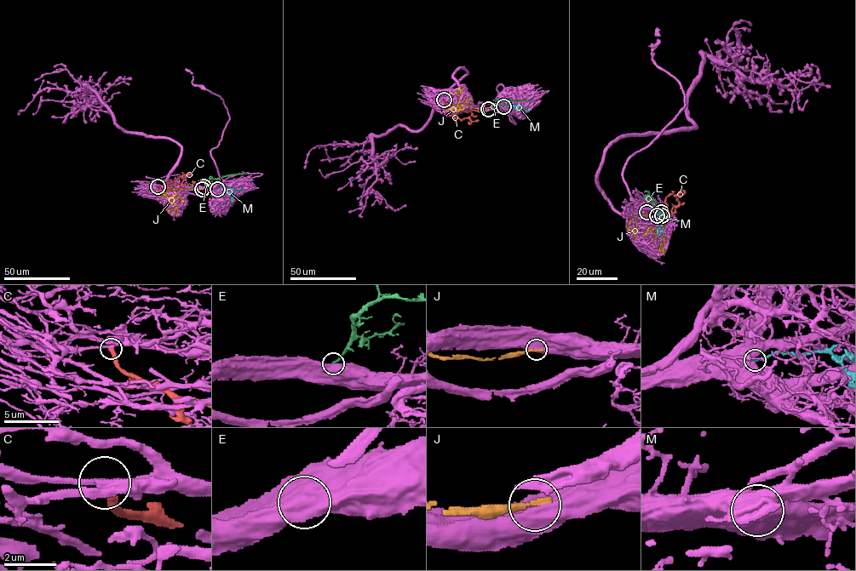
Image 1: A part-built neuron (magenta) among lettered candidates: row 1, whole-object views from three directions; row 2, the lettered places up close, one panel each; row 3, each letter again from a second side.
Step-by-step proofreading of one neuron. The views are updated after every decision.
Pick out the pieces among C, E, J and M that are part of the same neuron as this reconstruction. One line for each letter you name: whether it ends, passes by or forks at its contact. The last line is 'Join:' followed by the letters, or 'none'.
E: it ends
Join: E

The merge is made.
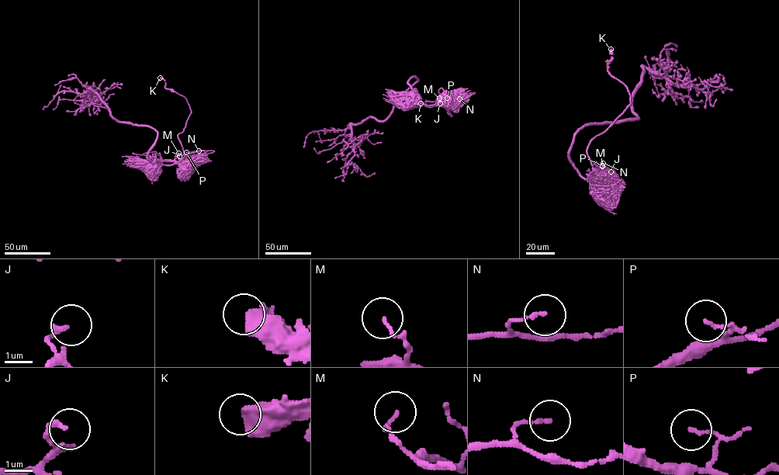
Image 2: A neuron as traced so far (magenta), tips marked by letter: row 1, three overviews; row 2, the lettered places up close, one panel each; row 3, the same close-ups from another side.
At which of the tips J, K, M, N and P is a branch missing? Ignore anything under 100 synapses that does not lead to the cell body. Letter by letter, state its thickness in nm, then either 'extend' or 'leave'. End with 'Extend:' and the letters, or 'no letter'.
J: 180 nm thick; leave
K: 650 nm thick; extend
M: 110 nm thick; leave
N: 110 nm thick; leave
P: 100 nm thick; leave
Extend: K

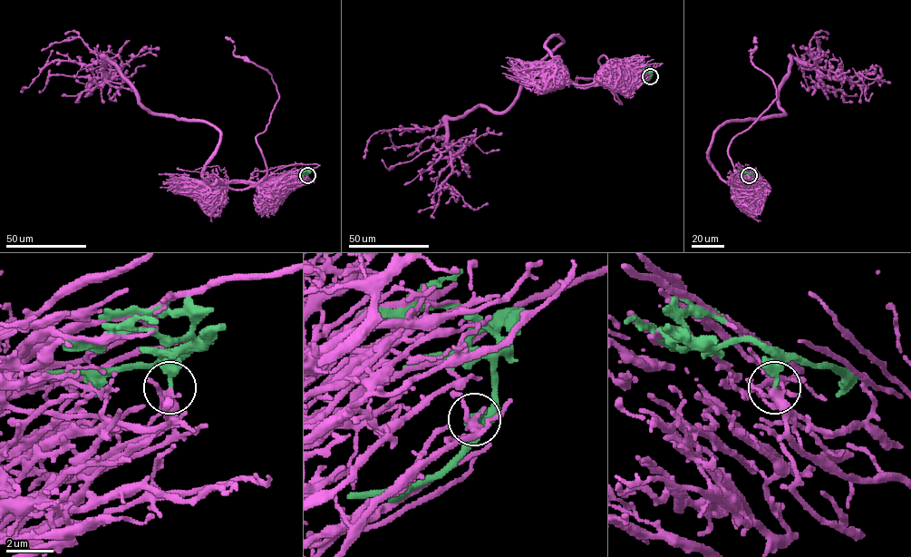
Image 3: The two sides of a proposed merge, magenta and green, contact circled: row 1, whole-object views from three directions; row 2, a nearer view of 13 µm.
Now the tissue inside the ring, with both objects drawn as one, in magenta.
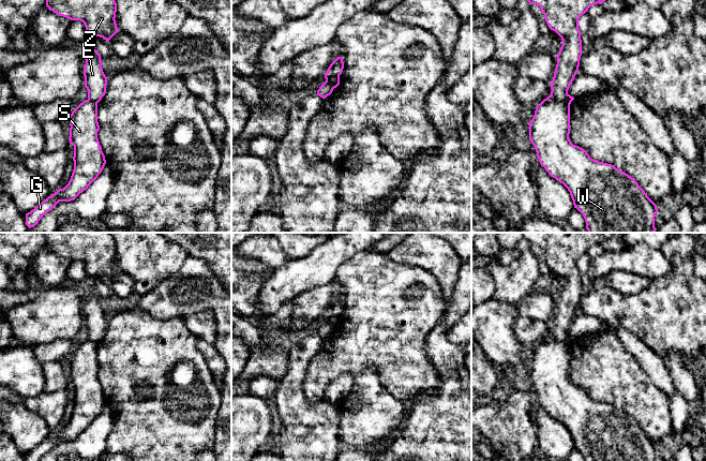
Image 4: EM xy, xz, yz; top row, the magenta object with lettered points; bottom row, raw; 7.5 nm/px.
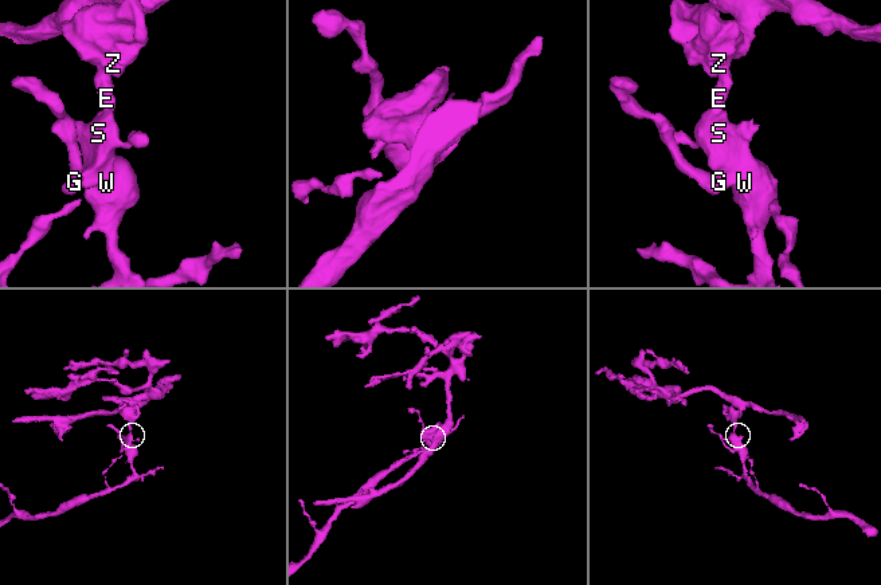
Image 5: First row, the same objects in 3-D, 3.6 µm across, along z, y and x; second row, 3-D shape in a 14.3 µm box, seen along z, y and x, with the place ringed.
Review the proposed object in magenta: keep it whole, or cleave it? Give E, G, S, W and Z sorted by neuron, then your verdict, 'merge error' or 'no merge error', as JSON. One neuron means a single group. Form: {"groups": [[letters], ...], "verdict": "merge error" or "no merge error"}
{"groups": [["E", "Z"], ["G", "S", "W"]], "verdict": "merge error"}

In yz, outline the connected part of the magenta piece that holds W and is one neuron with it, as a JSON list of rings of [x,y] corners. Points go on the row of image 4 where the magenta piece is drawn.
[[[568,94],[557,102],[551,95],[536,106],[534,118],[529,125],[529,139],[534,145],[541,166],[549,175],[562,183],[570,192],[574,208],[584,217],[588,233],[655,233],[655,217],[657,205],[647,196],[634,178],[612,164],[596,161],[586,150],[575,146],[569,138],[570,104],[574,100]]]

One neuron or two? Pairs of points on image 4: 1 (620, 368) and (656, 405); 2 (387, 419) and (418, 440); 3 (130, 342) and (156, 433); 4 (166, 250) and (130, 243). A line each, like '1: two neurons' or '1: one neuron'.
1: one neuron
2: two neurons
3: one neuron
4: one neuron

